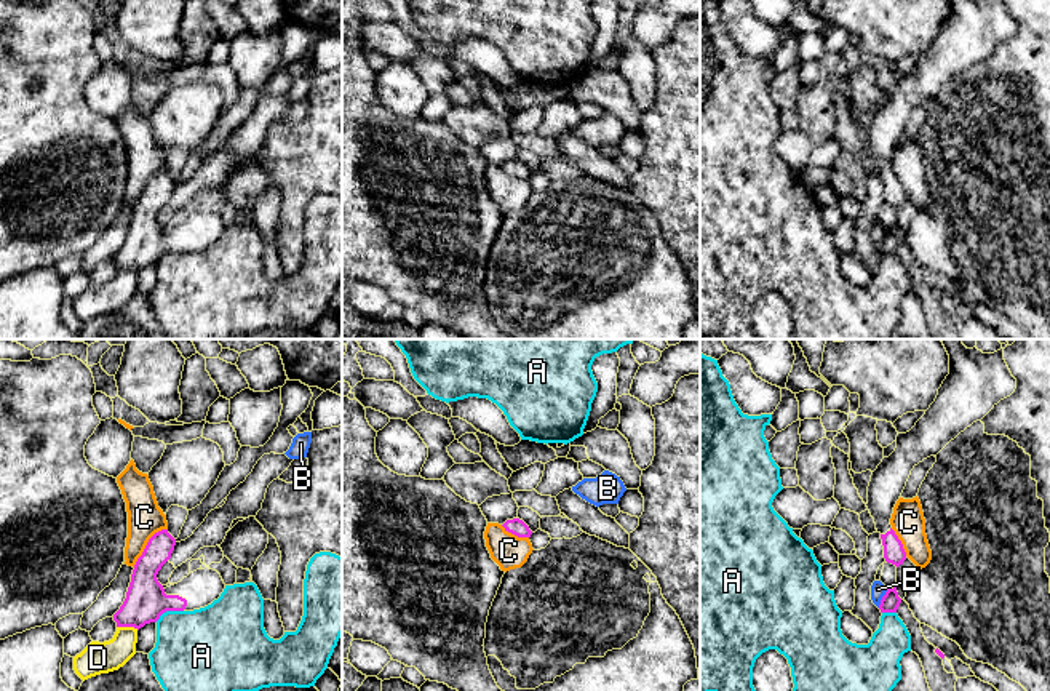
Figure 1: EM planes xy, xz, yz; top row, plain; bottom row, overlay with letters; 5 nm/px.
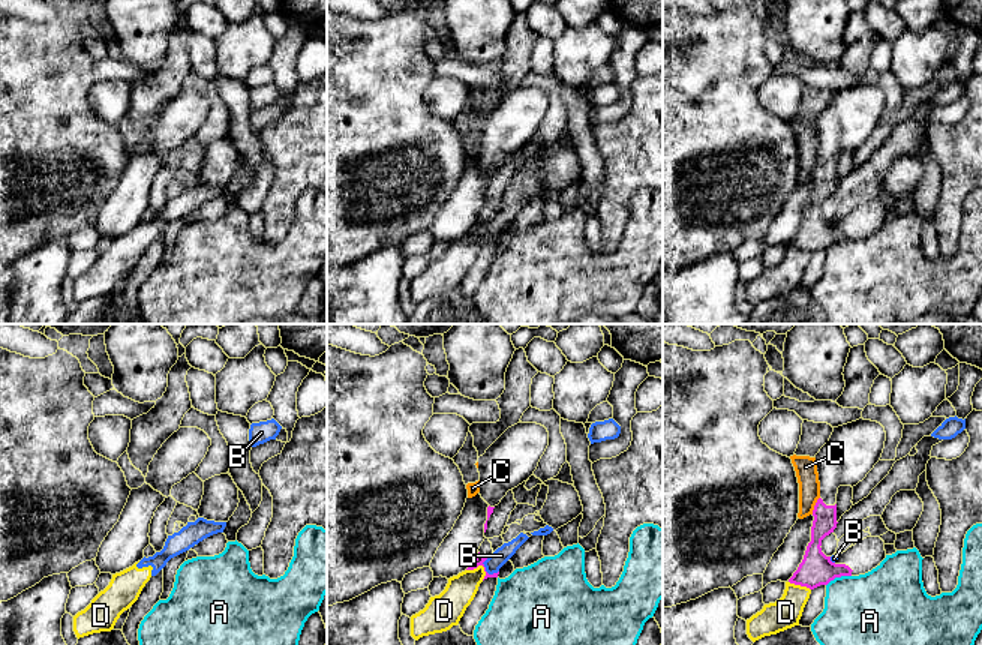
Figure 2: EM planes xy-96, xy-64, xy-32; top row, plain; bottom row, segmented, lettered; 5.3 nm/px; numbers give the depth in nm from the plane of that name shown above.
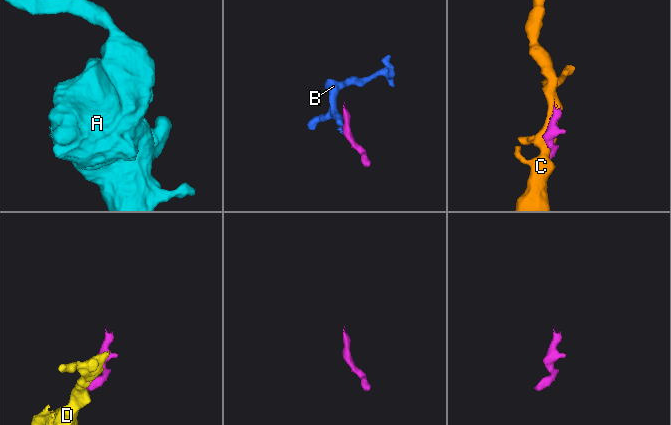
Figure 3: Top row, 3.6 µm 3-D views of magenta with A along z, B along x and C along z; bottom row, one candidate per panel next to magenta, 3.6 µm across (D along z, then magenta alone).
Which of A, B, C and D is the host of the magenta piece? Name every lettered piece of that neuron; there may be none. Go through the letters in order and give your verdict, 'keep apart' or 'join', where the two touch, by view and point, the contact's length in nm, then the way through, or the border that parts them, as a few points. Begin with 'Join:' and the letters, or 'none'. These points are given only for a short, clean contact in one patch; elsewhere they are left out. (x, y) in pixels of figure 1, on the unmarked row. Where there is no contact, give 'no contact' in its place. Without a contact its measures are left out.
Join: none
A: keep apart | xy (168, 251) | 160 nm | along xy (182, 251), (167, 251), (155, 263)
B: keep apart | yz (882, 240) | 110 nm | along yz (887, 231), (878, 248)
C: keep apart | xy (147, 186) | 260 nm
D: keep apart | xy (128, 267) | 110 nm

